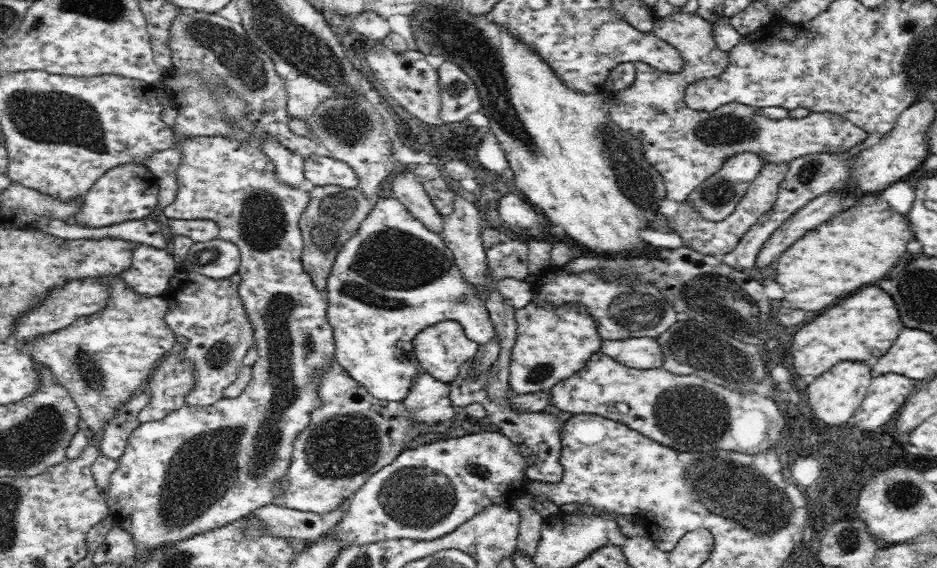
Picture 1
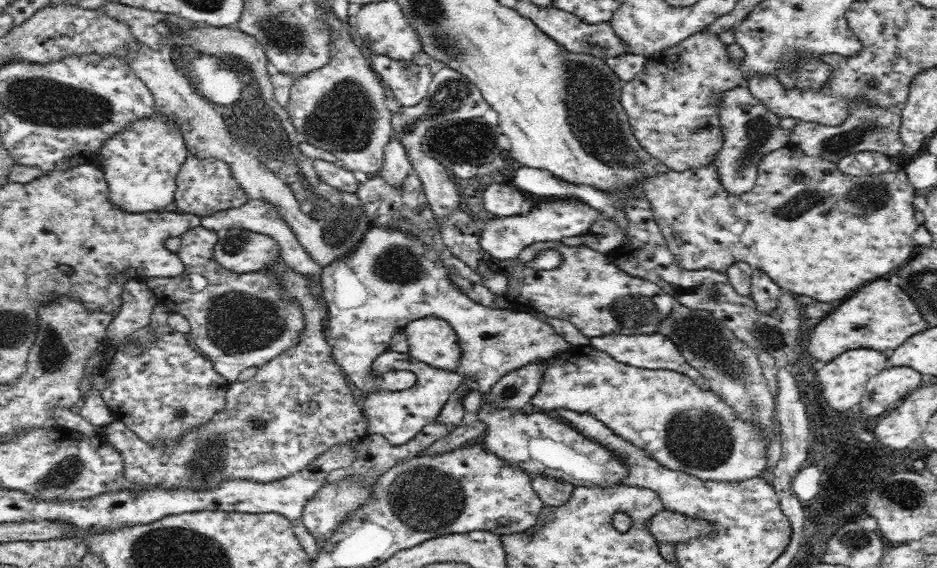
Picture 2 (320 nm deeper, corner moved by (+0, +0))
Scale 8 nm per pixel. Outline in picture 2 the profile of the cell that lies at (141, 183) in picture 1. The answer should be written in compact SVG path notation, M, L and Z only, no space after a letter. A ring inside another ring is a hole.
M156 113L154 117L135 120L100 147L101 168L107 180L110 201L130 213L166 208L174 202L176 176L188 156L179 125Z

